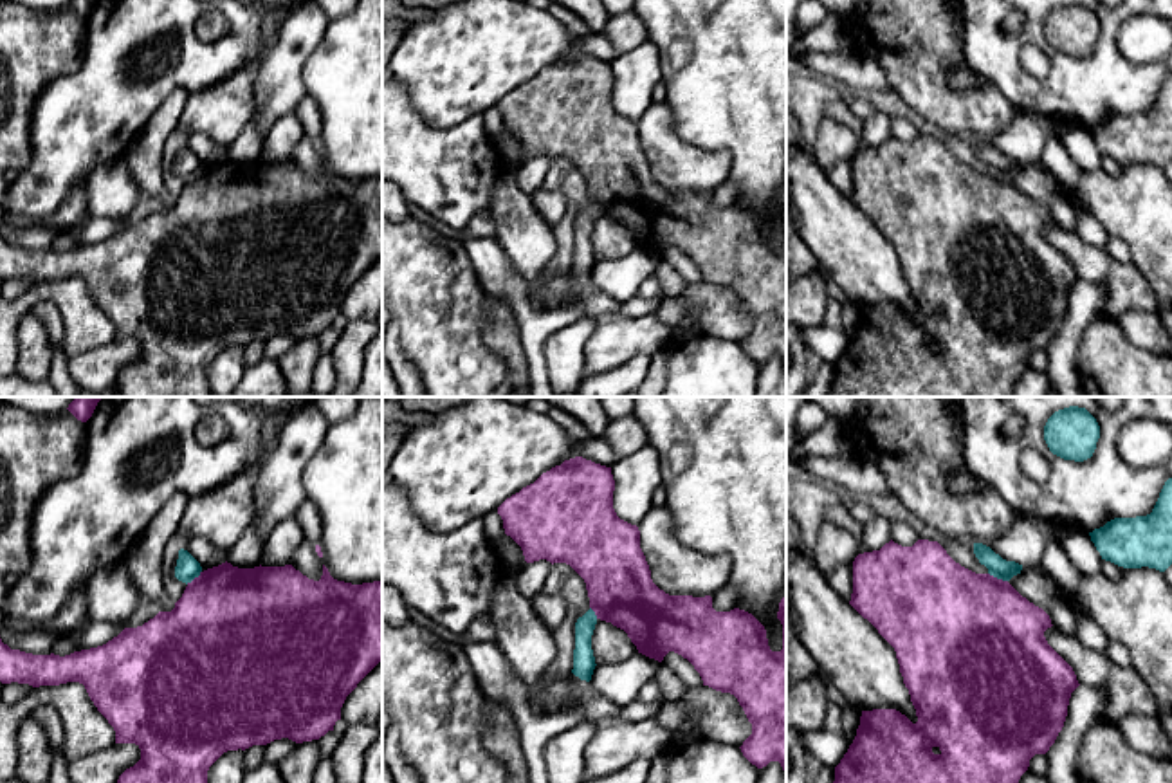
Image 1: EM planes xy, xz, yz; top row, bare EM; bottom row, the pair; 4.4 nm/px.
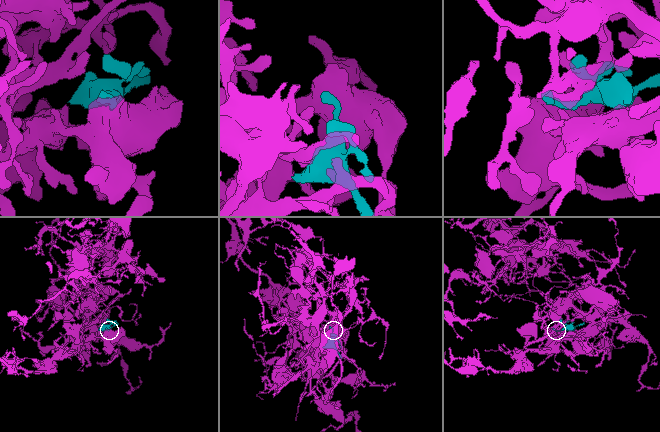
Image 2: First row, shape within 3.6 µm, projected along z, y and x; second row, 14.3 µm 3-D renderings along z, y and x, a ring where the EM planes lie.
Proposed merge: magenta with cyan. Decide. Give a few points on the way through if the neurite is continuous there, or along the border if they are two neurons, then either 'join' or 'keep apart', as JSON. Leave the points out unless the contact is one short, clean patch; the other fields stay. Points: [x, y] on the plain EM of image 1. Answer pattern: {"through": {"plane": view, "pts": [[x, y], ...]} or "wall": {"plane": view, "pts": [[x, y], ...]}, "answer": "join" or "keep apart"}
{"through": {"plane": "yz", "pts": [[976, 226], [996, 174], [998, 163]]}, "answer": "join"}

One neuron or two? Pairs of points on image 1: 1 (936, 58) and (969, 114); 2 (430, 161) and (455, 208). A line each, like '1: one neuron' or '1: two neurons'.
1: one neuron
2: one neuron

